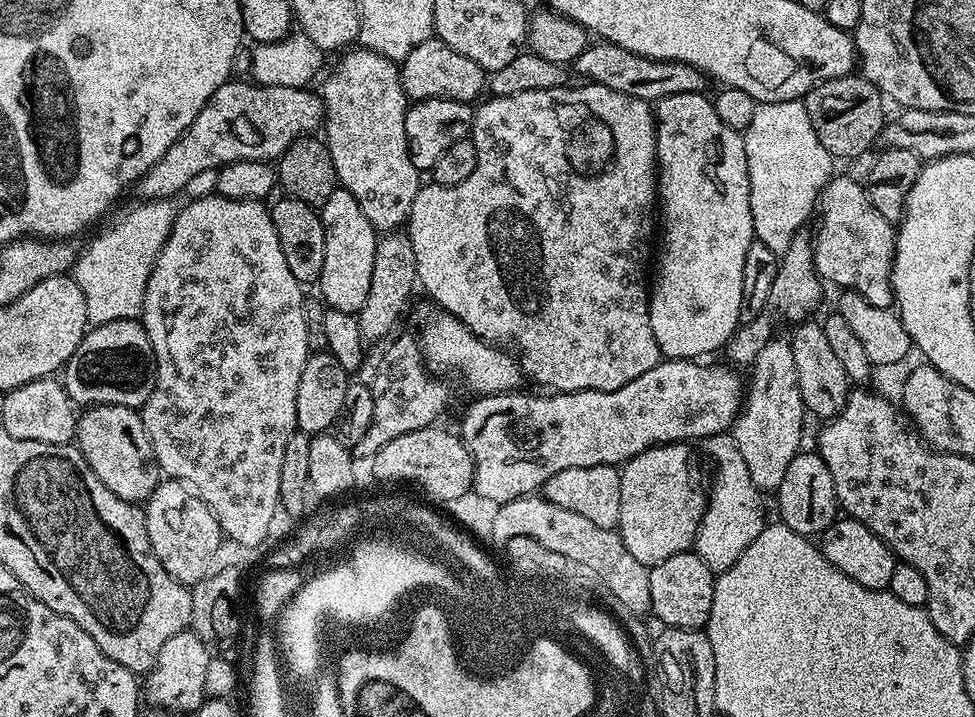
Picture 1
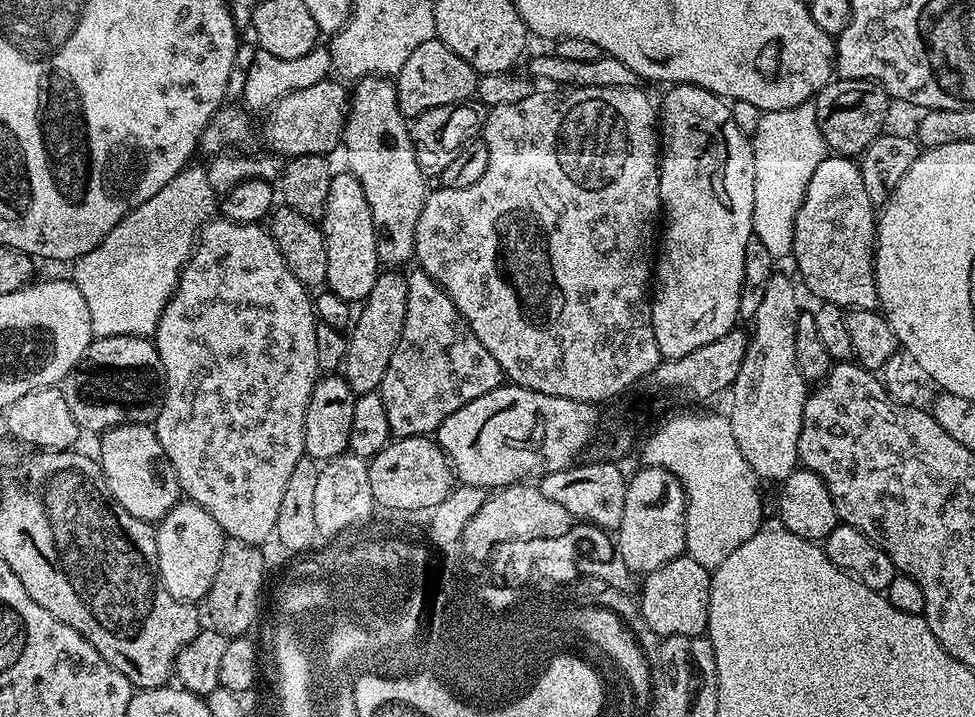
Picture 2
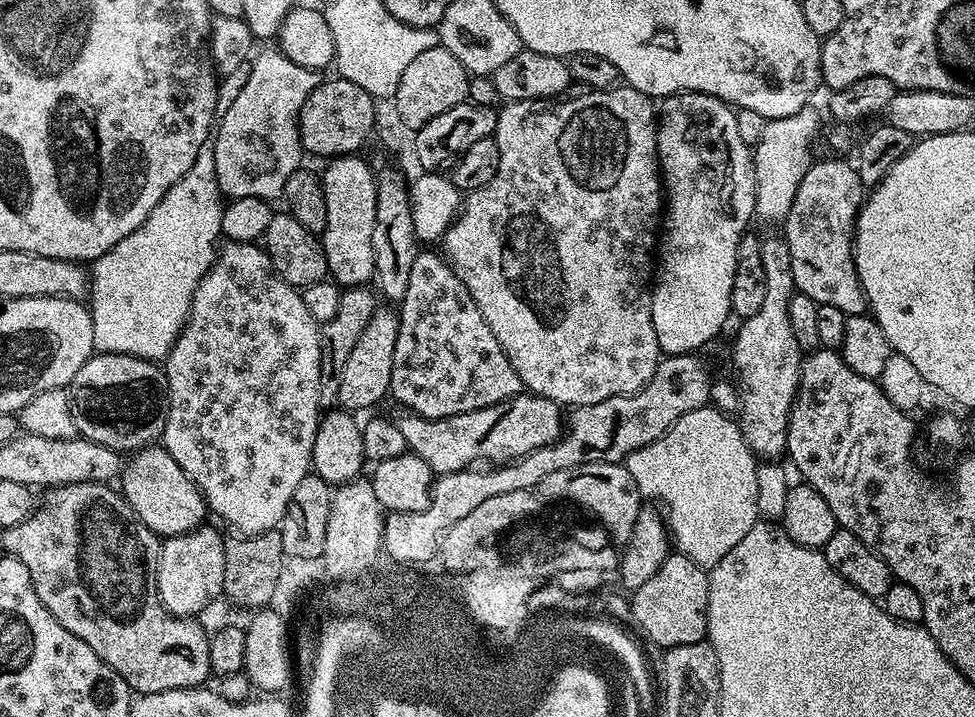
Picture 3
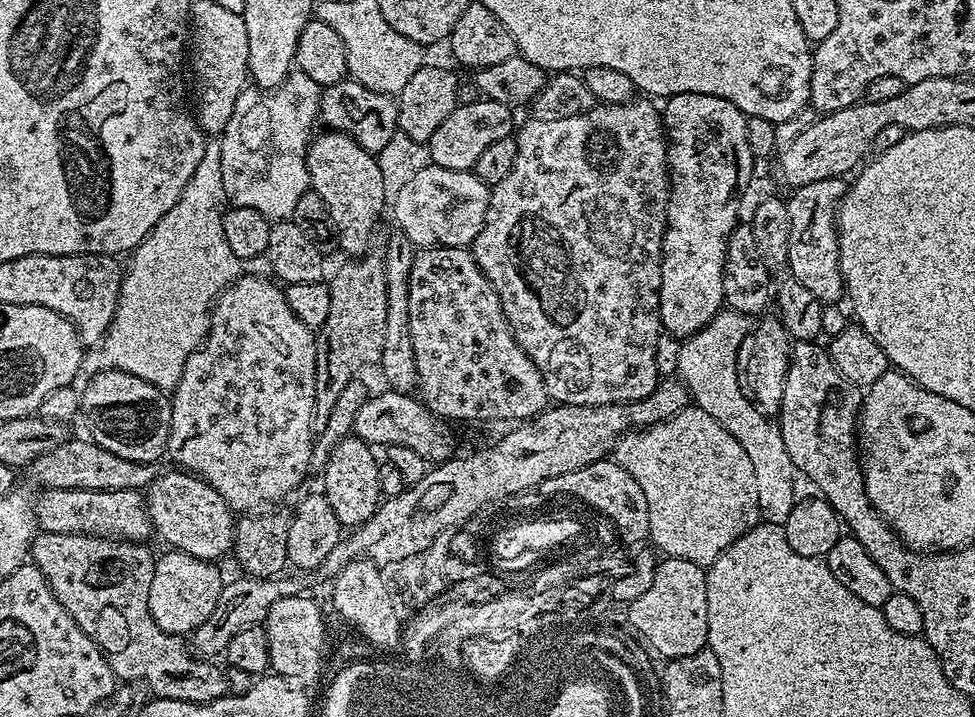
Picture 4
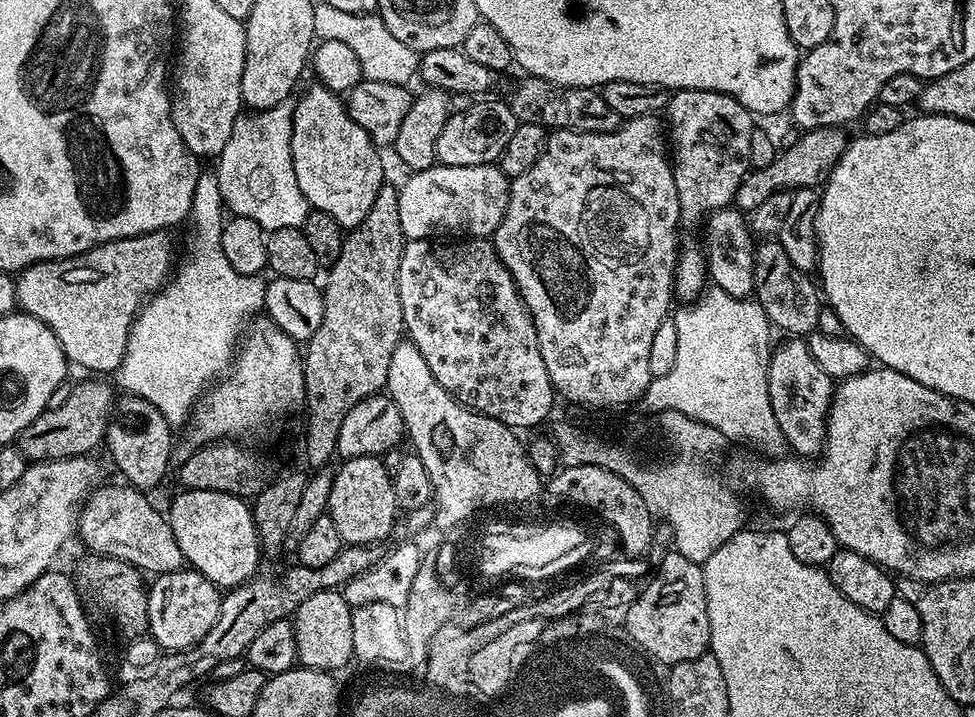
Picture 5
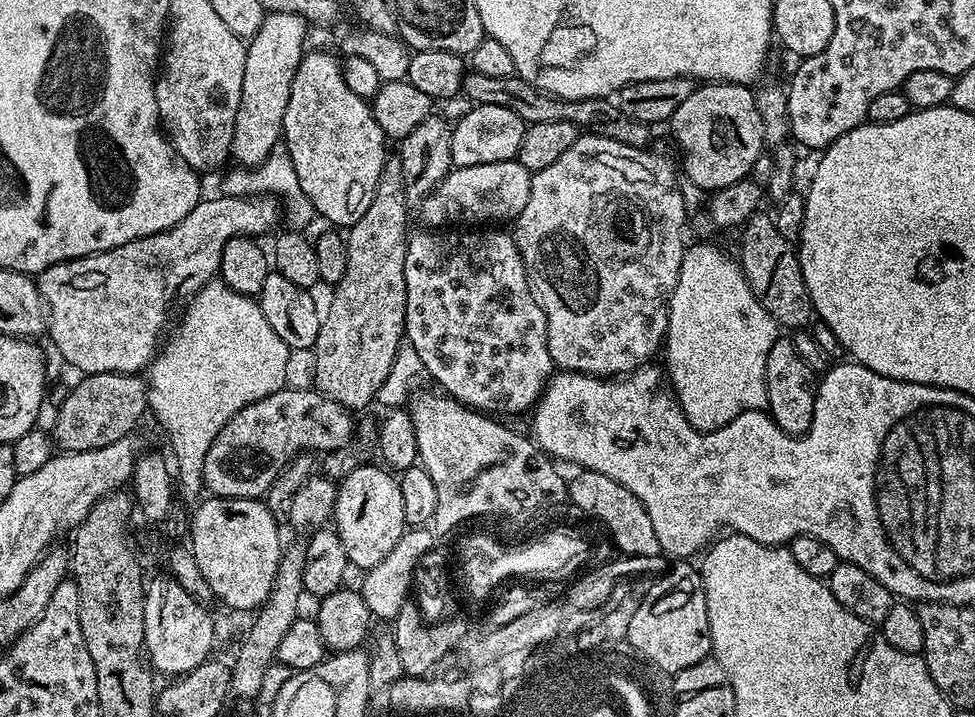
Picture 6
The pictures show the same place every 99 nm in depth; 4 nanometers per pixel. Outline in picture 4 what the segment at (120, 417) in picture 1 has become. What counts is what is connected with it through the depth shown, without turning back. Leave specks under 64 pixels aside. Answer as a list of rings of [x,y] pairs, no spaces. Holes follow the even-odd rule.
[[[172,470],[176,472],[161,471],[151,485],[146,489],[146,503],[148,505],[148,516],[152,519],[155,535],[161,536],[168,543],[169,549],[177,552],[185,552],[203,560],[219,561],[219,556],[224,556],[233,551],[234,513],[232,507],[210,486],[206,481],[190,472],[183,470]]]

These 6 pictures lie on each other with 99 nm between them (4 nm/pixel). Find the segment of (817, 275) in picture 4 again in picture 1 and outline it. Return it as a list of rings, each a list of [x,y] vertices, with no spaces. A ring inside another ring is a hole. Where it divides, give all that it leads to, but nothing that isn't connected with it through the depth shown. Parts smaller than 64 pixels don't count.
[[[833,175],[827,186],[820,191],[818,201],[818,220],[816,236],[812,240],[812,252],[816,255],[816,272],[821,281],[837,284],[837,289],[857,292],[874,306],[892,308],[892,259],[896,256],[897,229],[882,214],[878,214],[874,202],[870,202],[868,189],[863,183],[851,180],[848,176]]]

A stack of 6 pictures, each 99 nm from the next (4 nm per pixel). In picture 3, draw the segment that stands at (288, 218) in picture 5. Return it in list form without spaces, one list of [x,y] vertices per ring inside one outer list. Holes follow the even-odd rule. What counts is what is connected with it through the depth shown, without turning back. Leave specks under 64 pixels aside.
[[[277,49],[266,50],[253,57],[248,76],[231,100],[225,112],[219,117],[213,140],[215,142],[214,166],[221,195],[227,199],[238,197],[260,197],[266,201],[279,199],[290,175],[301,167],[304,158],[303,144],[300,138],[299,117],[306,98],[322,82],[320,72],[308,67],[300,67],[286,58]]]

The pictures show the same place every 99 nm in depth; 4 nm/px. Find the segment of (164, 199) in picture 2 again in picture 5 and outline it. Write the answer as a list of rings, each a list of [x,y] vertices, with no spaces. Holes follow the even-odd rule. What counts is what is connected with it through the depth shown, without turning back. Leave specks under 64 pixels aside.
[[[201,171],[186,221],[188,257],[137,313],[126,342],[126,354],[114,373],[115,383],[120,383],[125,393],[158,406],[166,422],[173,426],[187,424],[205,388],[229,371],[246,325],[264,306],[265,277],[238,274],[226,254],[222,254],[225,219],[215,171]]]

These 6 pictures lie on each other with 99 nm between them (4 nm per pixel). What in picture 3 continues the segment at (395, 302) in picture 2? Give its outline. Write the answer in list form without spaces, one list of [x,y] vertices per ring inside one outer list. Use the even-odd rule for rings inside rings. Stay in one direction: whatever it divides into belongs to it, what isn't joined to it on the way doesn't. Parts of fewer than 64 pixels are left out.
[[[388,306],[377,307],[376,312],[366,322],[366,330],[354,342],[354,350],[350,350],[350,358],[346,358],[346,366],[342,366],[342,378],[338,390],[334,393],[339,407],[360,414],[363,408],[372,408],[383,396],[389,395],[390,374],[394,370],[394,342],[398,342],[399,315]]]

